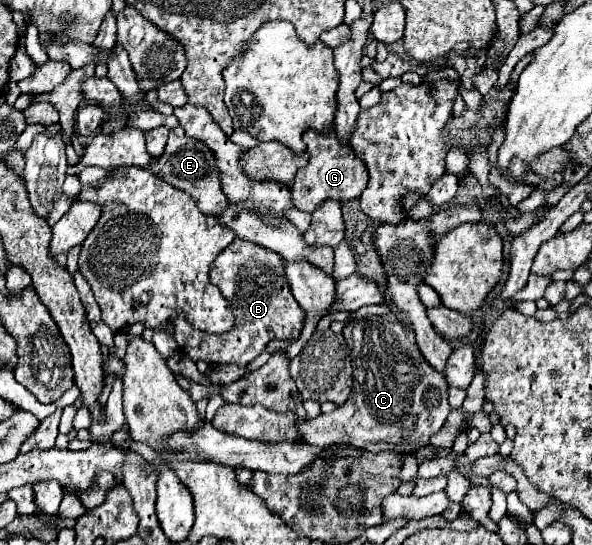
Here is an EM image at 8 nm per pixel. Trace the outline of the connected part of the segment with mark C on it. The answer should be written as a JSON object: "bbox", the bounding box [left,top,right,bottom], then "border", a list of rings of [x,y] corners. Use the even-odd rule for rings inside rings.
{"bbox":[297,315,451,453],"border":[[[395,315],[355,319],[344,327],[342,334],[351,345],[351,399],[329,415],[319,415],[311,421],[297,421],[305,441],[319,447],[347,443],[371,453],[411,453],[429,445],[429,439],[441,429],[451,411],[445,377],[425,363],[417,345],[409,343],[405,327]]]}

